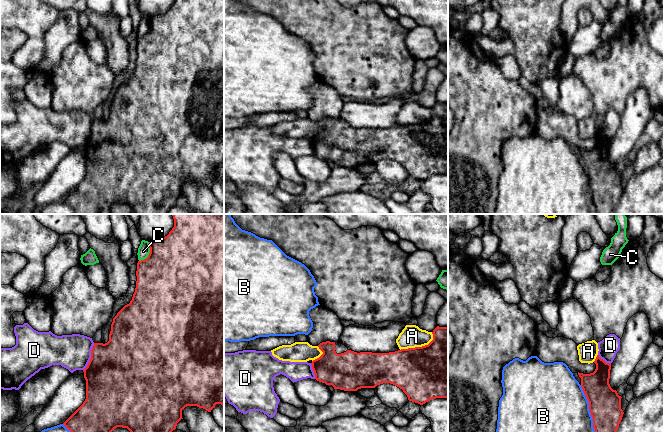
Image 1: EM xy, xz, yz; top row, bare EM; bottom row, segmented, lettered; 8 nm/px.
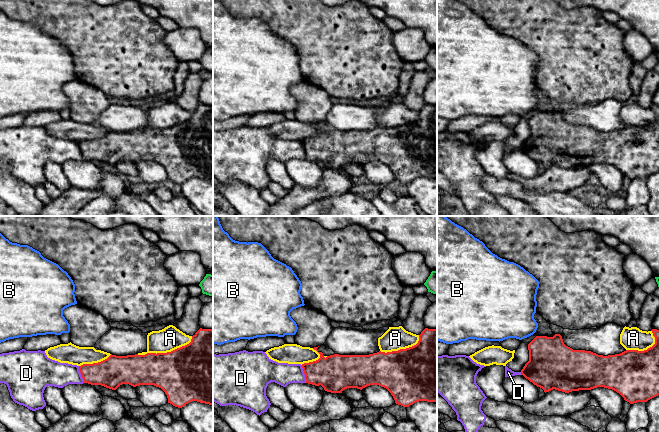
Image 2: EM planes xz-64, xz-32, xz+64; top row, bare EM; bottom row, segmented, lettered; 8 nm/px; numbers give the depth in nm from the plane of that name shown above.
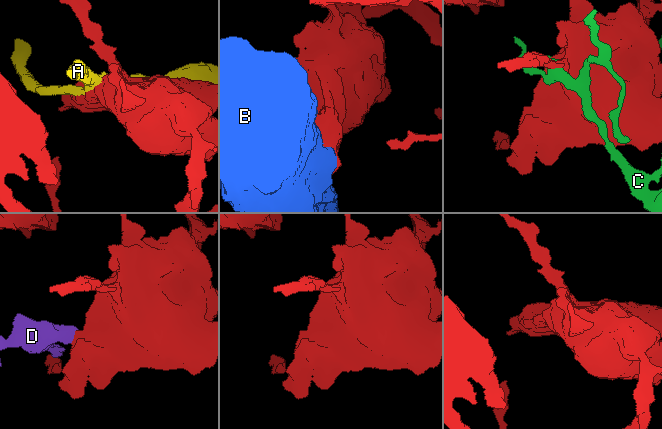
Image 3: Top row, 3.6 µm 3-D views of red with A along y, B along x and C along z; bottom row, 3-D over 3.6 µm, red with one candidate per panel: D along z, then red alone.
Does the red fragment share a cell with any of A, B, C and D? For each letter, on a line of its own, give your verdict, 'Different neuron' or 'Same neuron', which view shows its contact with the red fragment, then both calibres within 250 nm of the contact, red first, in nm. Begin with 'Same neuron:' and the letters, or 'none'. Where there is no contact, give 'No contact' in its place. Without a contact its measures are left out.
Same neuron: none
A: Different neuron. Touches red in xz. Thickness 460 nm (red) against 180 nm
B: Different neuron. Touches red in yz. Thickness 260 nm (red) against 440 nm
C: Different neuron. Touches red in xy. Thickness 500 nm (red) against 100 nm
D: Different neuron. Touches red in xy. Thickness 500 nm (red) against 280 nm

